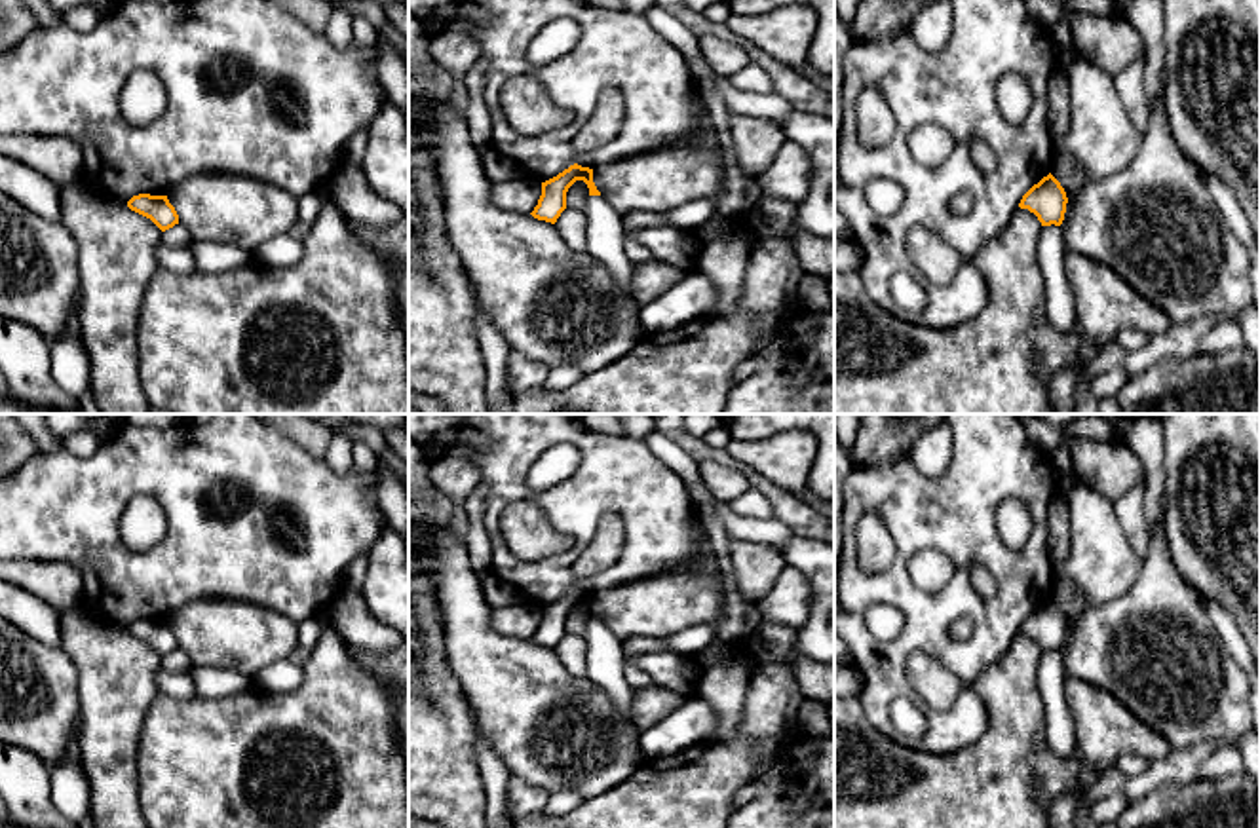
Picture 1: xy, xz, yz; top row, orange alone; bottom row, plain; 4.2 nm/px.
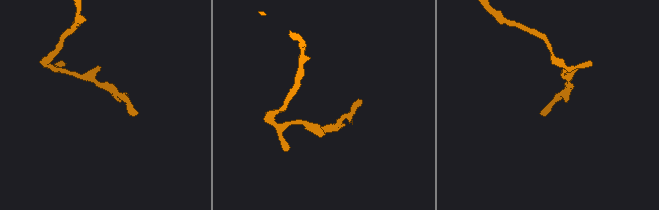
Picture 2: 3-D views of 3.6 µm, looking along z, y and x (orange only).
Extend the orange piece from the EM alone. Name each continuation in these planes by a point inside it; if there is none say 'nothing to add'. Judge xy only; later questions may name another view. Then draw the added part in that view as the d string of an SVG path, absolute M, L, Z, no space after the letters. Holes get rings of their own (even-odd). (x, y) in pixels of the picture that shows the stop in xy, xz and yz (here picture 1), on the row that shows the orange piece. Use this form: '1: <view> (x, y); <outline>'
nothing to add

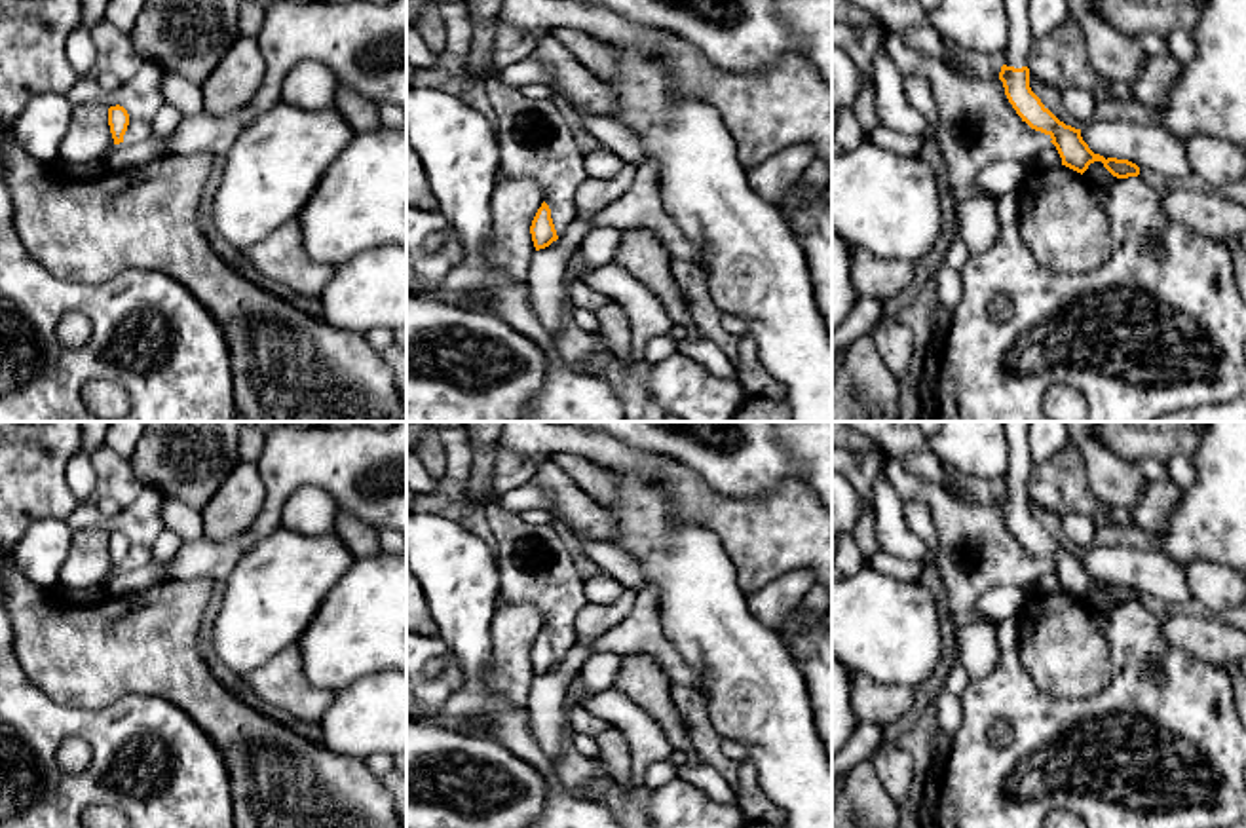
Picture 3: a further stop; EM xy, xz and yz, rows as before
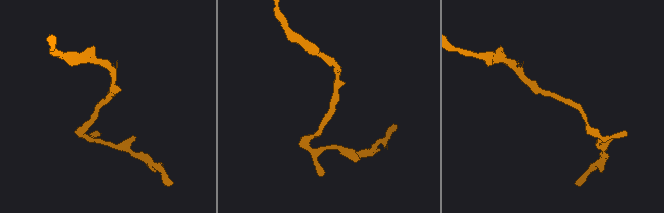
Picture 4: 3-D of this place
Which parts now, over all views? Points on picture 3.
1: yz (1017, 52); M1005 0L1009 17L1009 40L1001 55L1003 65L1022 68L1028 66L1029 47L1033 44L1029 27L1029 0Z

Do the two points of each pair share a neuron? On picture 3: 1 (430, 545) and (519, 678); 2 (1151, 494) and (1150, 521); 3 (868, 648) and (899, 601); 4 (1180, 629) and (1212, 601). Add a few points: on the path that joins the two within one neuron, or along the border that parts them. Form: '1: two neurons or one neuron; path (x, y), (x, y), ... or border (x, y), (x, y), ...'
1: two neurons; border (496, 608), (490, 620), (490, 680)
2: one neuron; path (1151, 500), (1150, 515)
3: one neuron; path (880, 637), (899, 618), (899, 612)
4: two neurons; border (1207, 612), (1218, 616)

